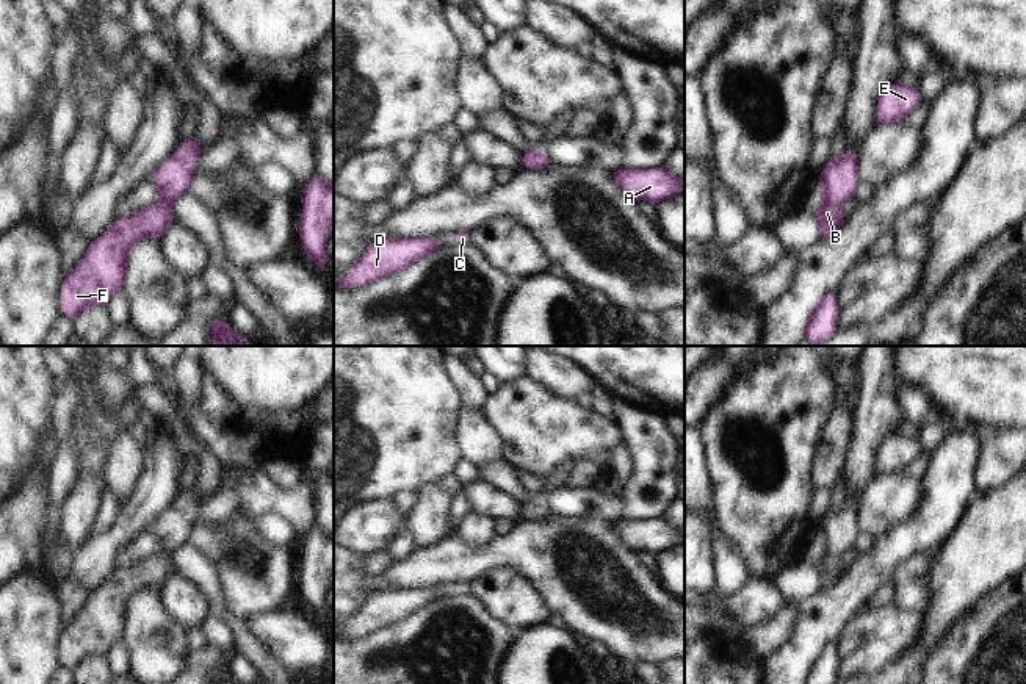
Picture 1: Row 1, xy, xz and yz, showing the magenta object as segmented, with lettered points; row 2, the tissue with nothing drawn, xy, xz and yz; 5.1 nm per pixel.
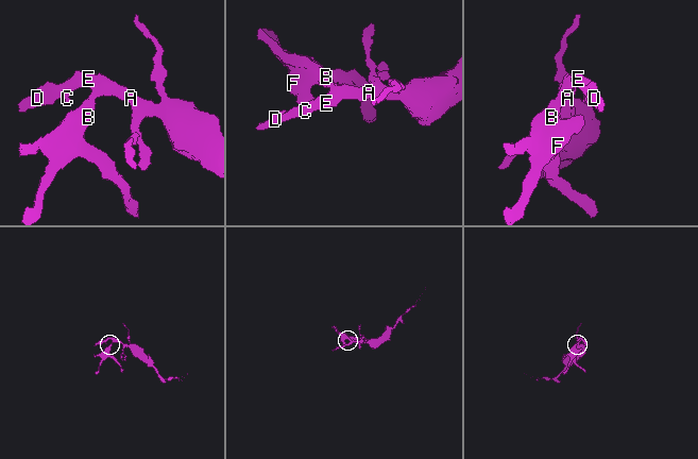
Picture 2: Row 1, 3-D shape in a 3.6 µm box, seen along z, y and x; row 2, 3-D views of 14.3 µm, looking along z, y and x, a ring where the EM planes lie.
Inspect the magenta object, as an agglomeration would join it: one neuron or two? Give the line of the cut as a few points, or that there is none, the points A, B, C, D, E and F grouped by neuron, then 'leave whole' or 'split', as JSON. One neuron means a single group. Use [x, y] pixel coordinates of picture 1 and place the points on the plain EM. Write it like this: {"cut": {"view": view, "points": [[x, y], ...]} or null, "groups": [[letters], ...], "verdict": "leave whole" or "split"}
{"cut": null, "groups": [["A", "B", "C", "D", "E", "F"]], "verdict": "leave whole"}

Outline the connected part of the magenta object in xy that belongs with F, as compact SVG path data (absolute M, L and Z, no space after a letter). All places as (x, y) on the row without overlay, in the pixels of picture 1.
M193 487L183 491L174 507L155 523L154 532L161 553L136 562L128 570L117 568L102 587L92 589L88 604L64 628L61 637L61 661L66 668L75 671L89 657L107 657L114 643L125 640L132 598L147 587L164 587L174 573L172 554L191 542L194 512L205 499Z

